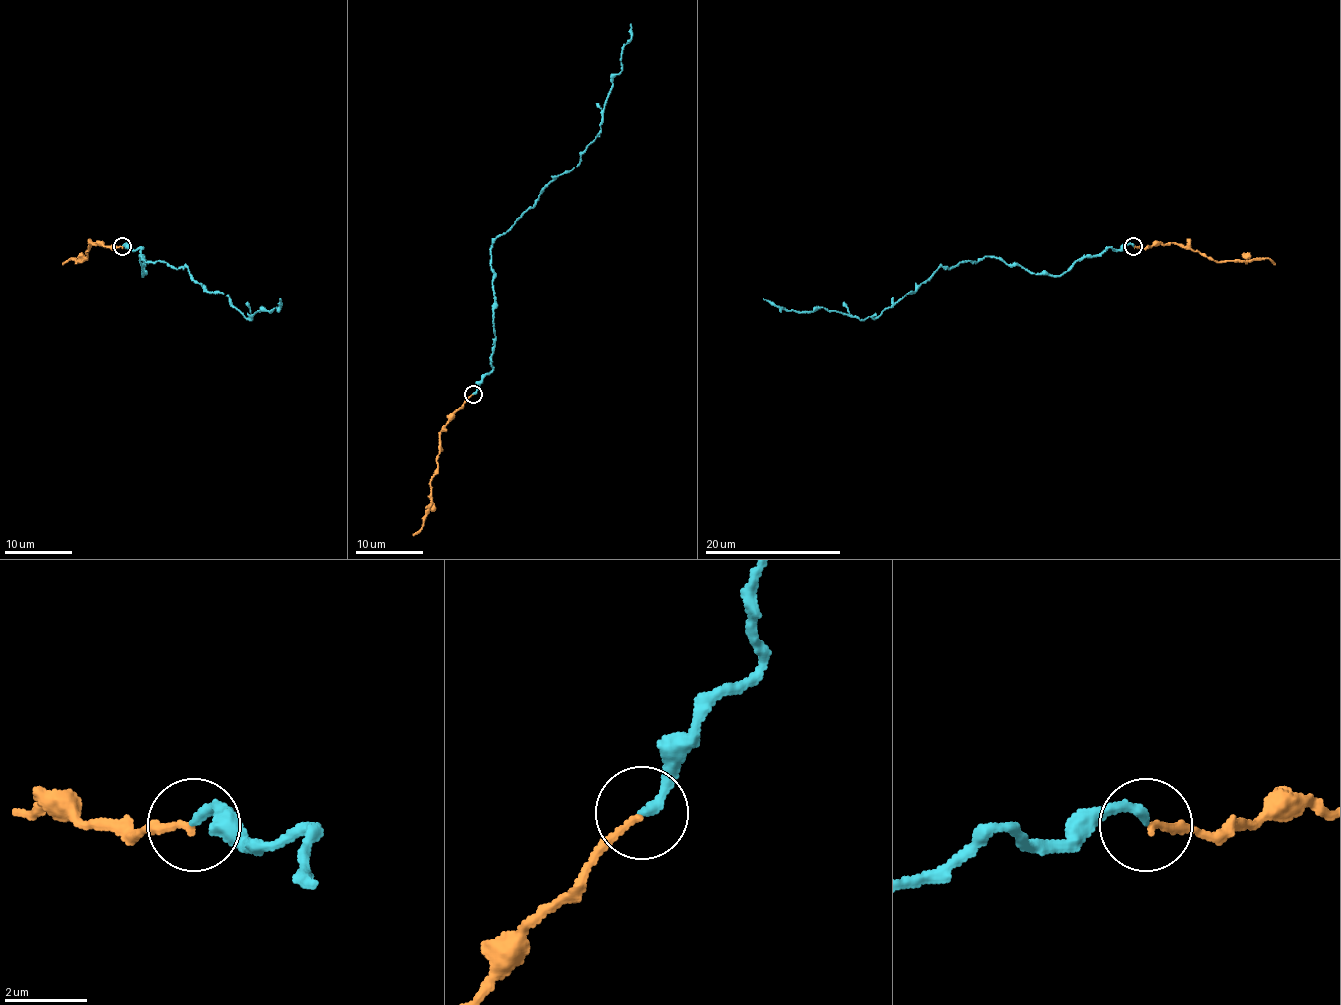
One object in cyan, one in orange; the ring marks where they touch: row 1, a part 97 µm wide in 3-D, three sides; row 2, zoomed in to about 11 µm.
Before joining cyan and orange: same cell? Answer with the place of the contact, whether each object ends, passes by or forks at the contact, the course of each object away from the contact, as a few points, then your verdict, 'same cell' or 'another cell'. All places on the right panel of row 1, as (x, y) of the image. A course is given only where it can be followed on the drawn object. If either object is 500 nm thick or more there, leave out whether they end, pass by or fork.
at (1133, 246); cyan ends there; orange ends there; cyan runs (1134, 246), (1081, 256), (1061, 275), (984, 256), (940, 266), (877, 317), (796, 312), (763, 299); orange runs (1134, 246), (1190, 246), (1217, 261), (1266, 258), (1275, 265); same cell

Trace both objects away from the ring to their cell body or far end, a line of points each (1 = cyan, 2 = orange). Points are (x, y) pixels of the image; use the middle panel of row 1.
1: (473, 394), (492, 367), (490, 245), (596, 138), (629, 24)
2: (473, 394), (439, 435), (431, 506), (422, 527), (412, 535)

